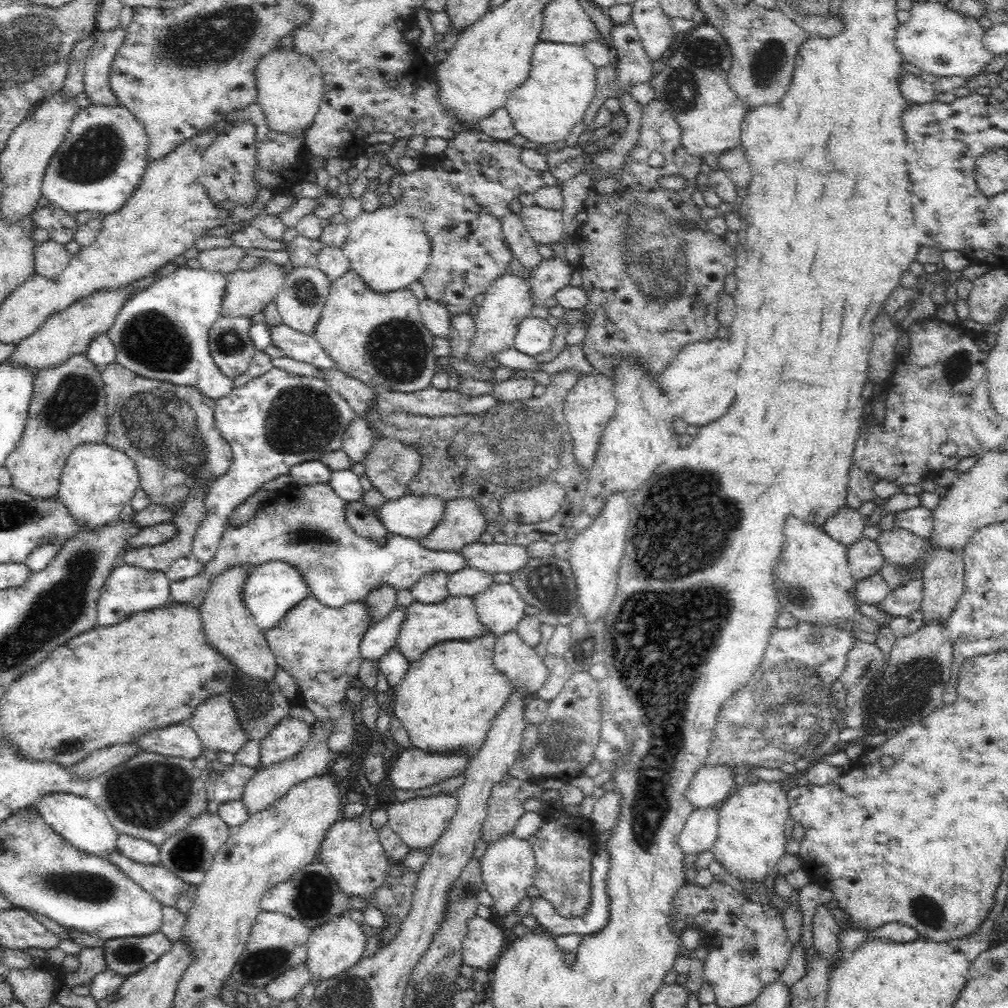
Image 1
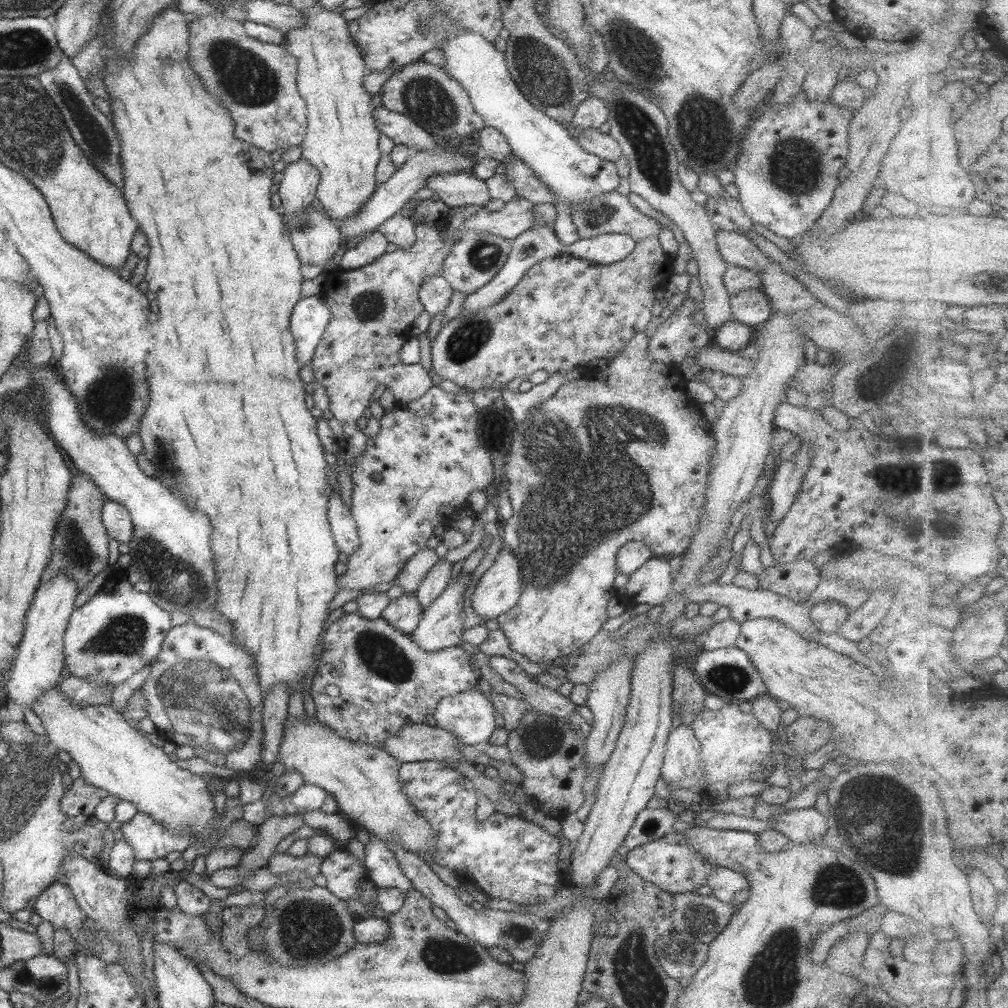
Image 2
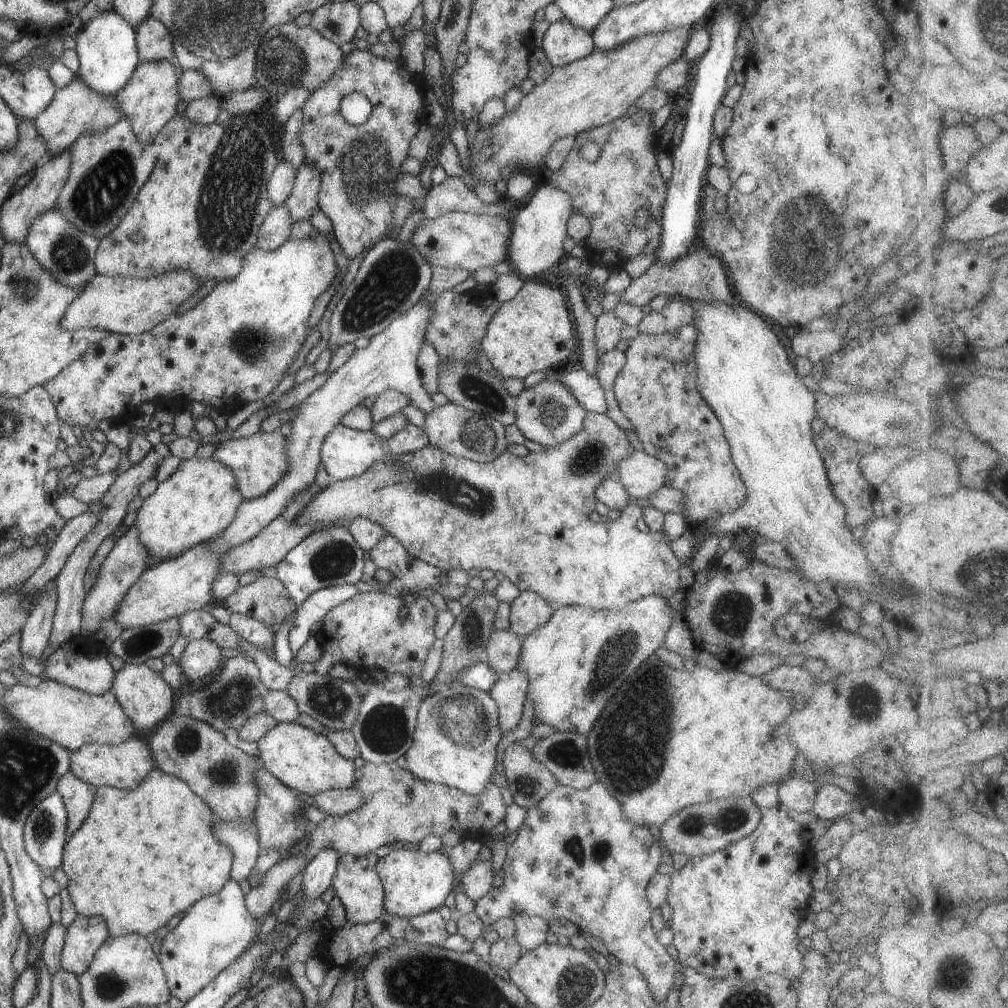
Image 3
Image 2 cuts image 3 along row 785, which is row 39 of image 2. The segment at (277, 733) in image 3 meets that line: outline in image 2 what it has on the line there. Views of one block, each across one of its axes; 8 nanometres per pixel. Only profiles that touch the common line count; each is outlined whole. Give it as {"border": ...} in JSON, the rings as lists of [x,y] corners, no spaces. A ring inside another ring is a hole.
{"border":[[[321,2],[303,10],[304,25],[298,29],[290,29],[286,36],[286,48],[289,54],[297,59],[298,64],[298,90],[307,104],[306,136],[301,142],[301,158],[316,166],[320,173],[320,182],[316,188],[316,197],[326,214],[337,226],[342,225],[344,219],[352,217],[374,193],[378,186],[375,174],[378,162],[382,156],[378,149],[380,131],[374,126],[373,107],[371,94],[364,88],[363,78],[368,74],[361,53],[348,31],[348,21],[342,15],[344,8],[336,7],[335,10],[322,7]]]}

